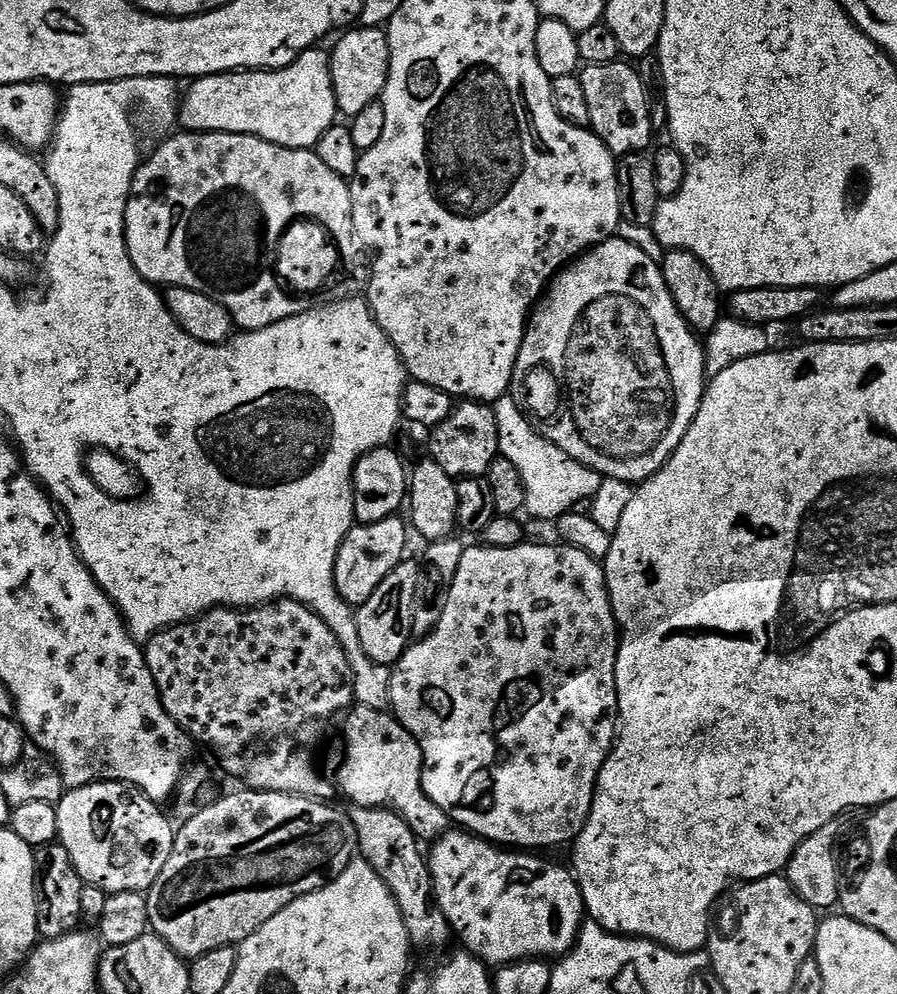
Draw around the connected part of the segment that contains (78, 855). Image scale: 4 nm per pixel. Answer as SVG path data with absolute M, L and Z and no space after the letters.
M98 780L81 788L69 788L56 804L58 814L58 840L66 846L70 862L78 870L85 885L100 888L103 892L143 892L154 886L170 850L174 850L176 833L174 824L164 817L157 801L151 800L144 791L133 784L123 784L120 780Z

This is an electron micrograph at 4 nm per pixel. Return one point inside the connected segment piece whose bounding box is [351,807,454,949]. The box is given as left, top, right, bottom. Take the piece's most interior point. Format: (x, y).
(384, 839)

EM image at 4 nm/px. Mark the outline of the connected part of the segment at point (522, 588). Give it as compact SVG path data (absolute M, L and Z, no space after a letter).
M525 542L509 548L465 547L458 570L449 586L449 598L436 627L408 645L397 664L391 665L391 715L413 736L422 750L424 769L422 786L428 797L448 815L449 821L481 840L516 850L544 850L555 844L575 841L592 809L592 794L604 763L612 753L618 735L618 694L616 693L616 655L620 633L608 597L608 583L601 561L587 556L569 544L531 544Z

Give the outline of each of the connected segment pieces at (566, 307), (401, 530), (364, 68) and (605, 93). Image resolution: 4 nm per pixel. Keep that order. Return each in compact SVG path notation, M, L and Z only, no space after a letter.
M613 238L603 240L596 247L589 248L552 277L544 295L530 313L528 327L524 329L524 341L518 350L518 362L514 366L510 392L516 403L524 409L536 430L554 446L570 454L570 458L574 458L592 472L597 472L602 478L621 480L639 486L649 480L658 469L664 467L665 462L672 457L674 450L682 442L686 430L690 430L698 414L705 387L705 345L701 337L693 332L692 327L682 318L660 272L660 264L646 258L646 254L638 250L638 246Z
M394 515L373 524L357 523L348 532L343 546L338 550L334 566L336 589L346 603L353 606L364 604L366 598L370 598L370 594L382 586L382 578L386 578L386 574L390 574L405 559L410 528L400 519L399 515Z
M363 26L353 27L345 31L344 36L336 44L336 49L331 49L330 59L332 61L332 81L334 82L334 94L336 95L336 106L339 115L351 118L362 114L366 106L377 103L383 97L384 87L390 74L390 42L388 33L384 28L365 28Z
M628 62L598 66L589 64L579 73L582 90L586 90L586 106L590 106L590 128L600 137L613 156L647 153L653 147L654 131L650 120L650 92L644 88L637 69Z

